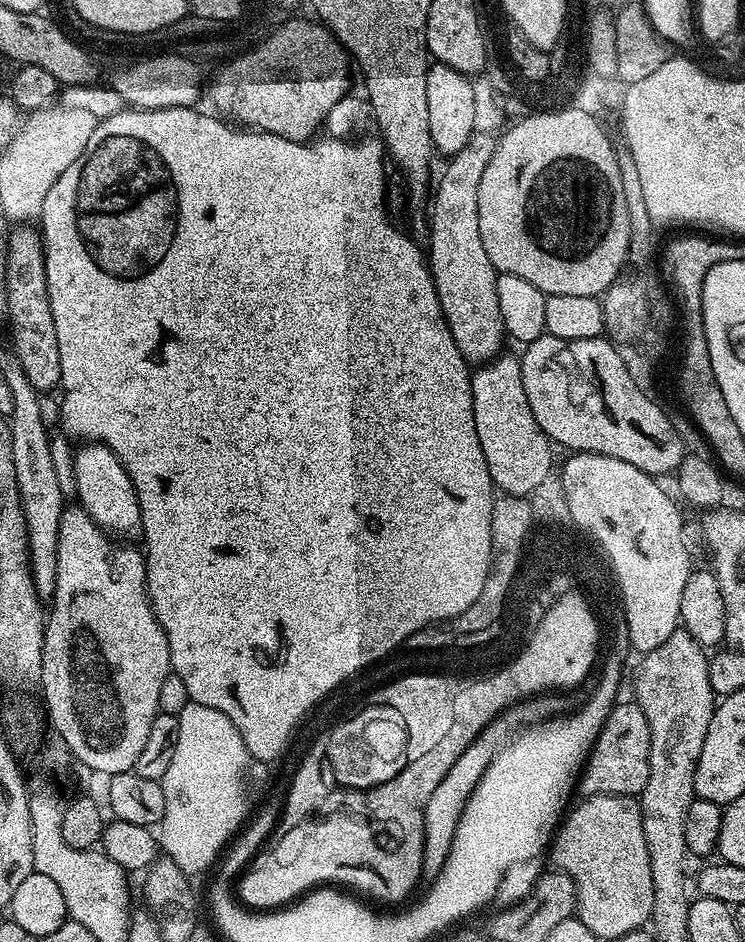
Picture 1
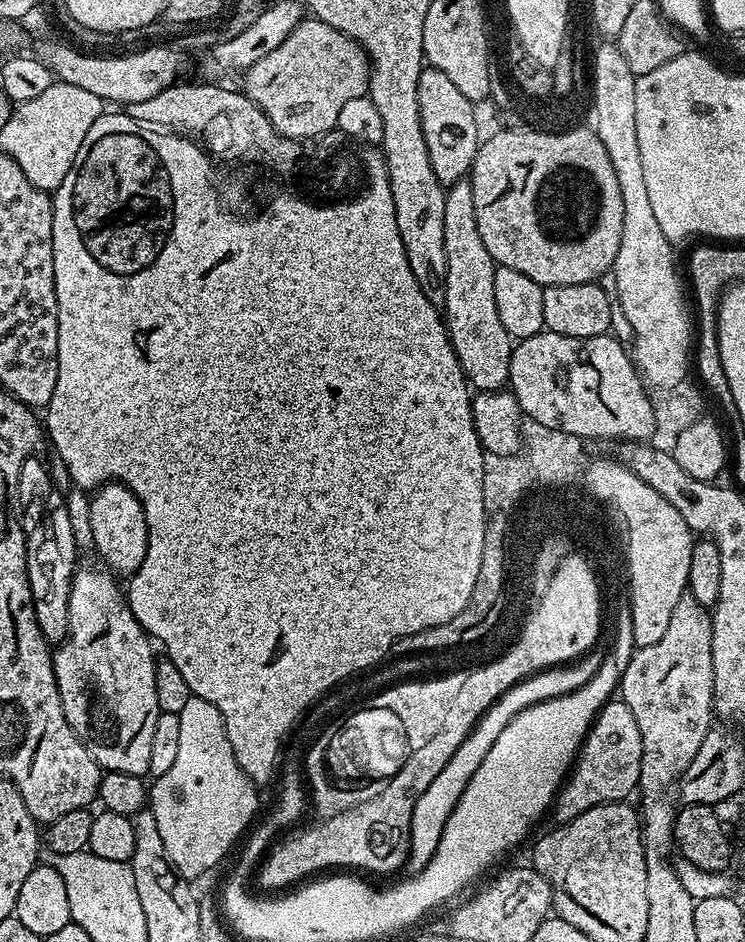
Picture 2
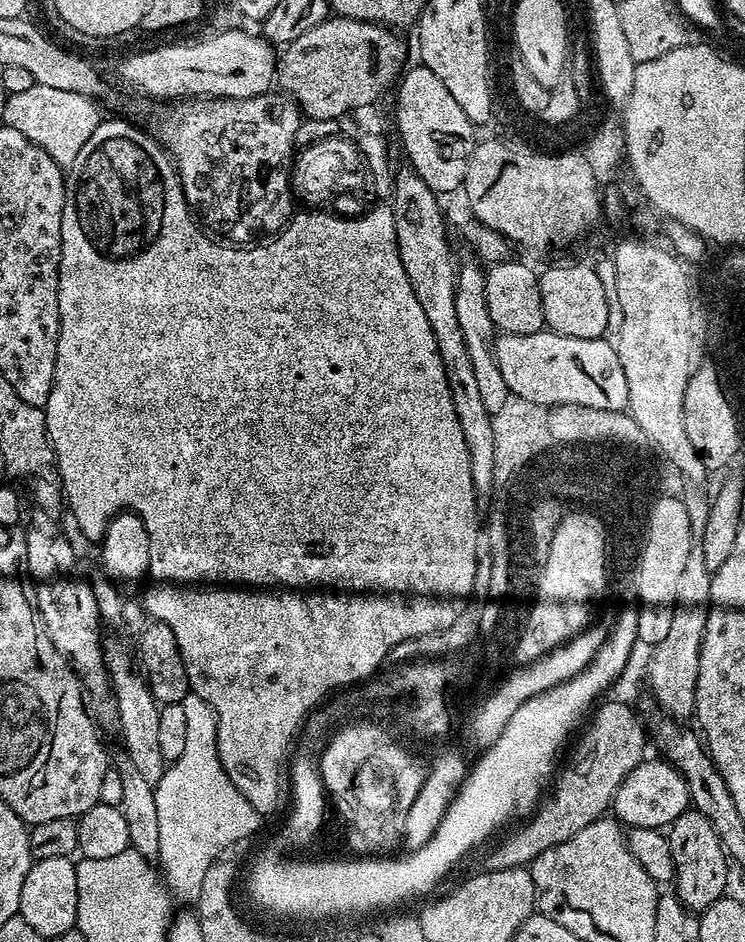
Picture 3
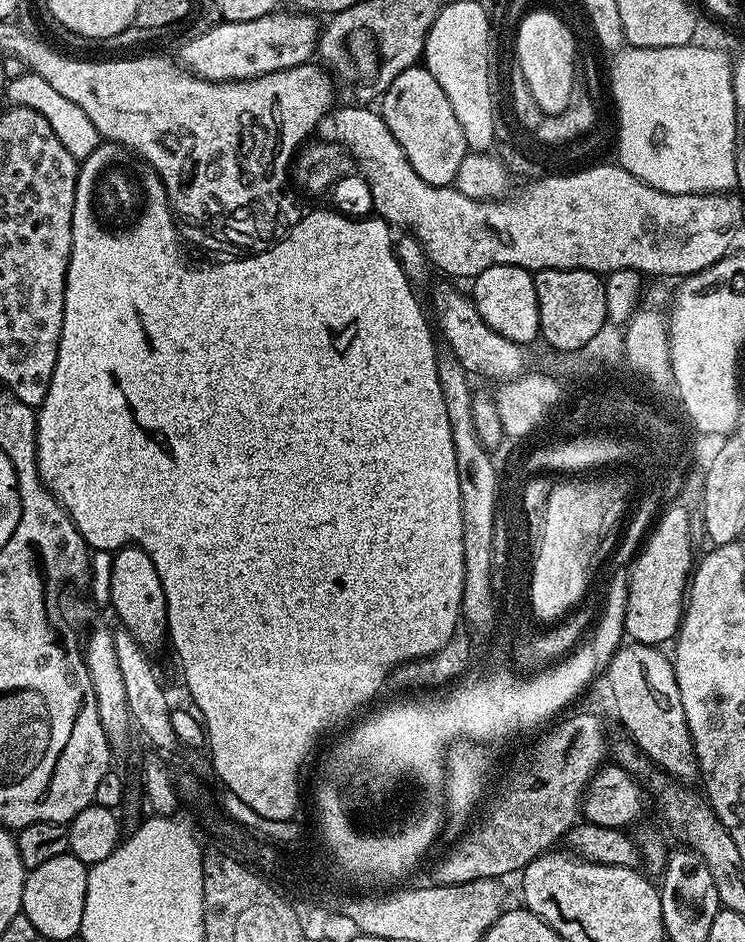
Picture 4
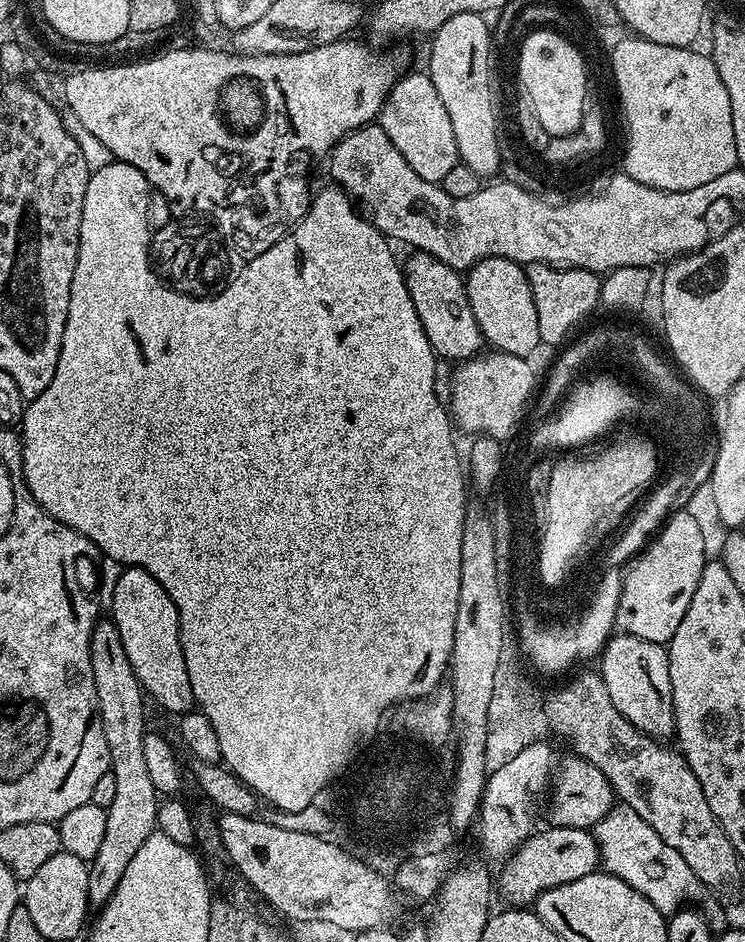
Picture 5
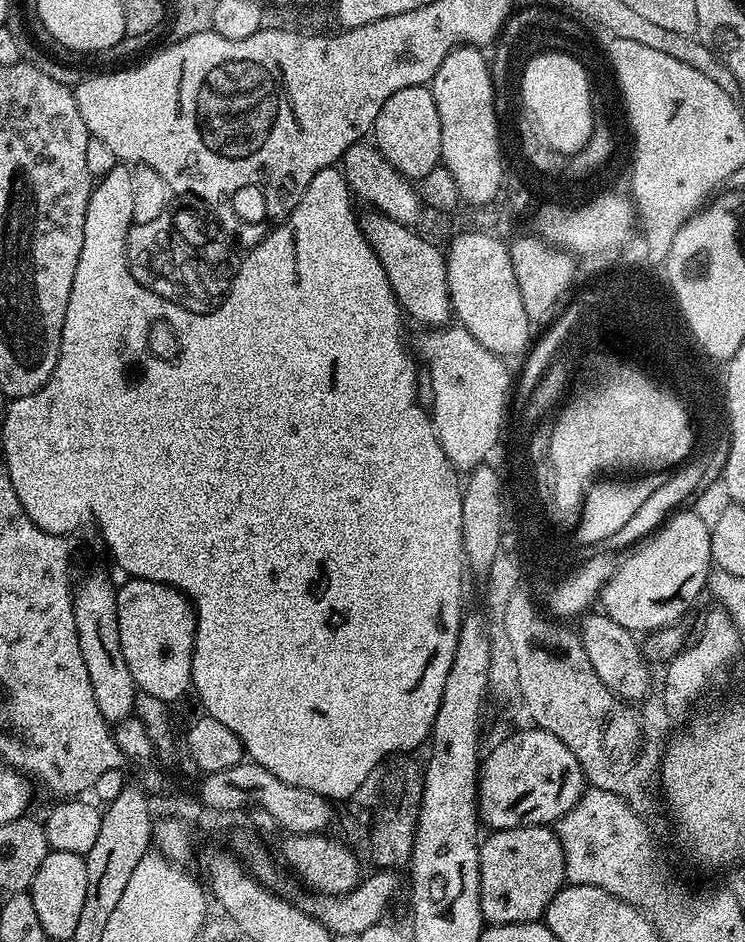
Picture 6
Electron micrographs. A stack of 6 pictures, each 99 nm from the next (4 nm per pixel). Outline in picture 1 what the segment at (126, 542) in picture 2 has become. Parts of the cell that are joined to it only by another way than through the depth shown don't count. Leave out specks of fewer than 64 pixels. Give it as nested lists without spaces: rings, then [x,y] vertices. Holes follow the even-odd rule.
[[[84,442],[75,449],[73,458],[74,480],[77,483],[75,499],[79,507],[90,514],[90,518],[105,532],[116,538],[141,535],[142,510],[138,506],[138,494],[130,474],[122,466],[120,459],[104,444]]]

